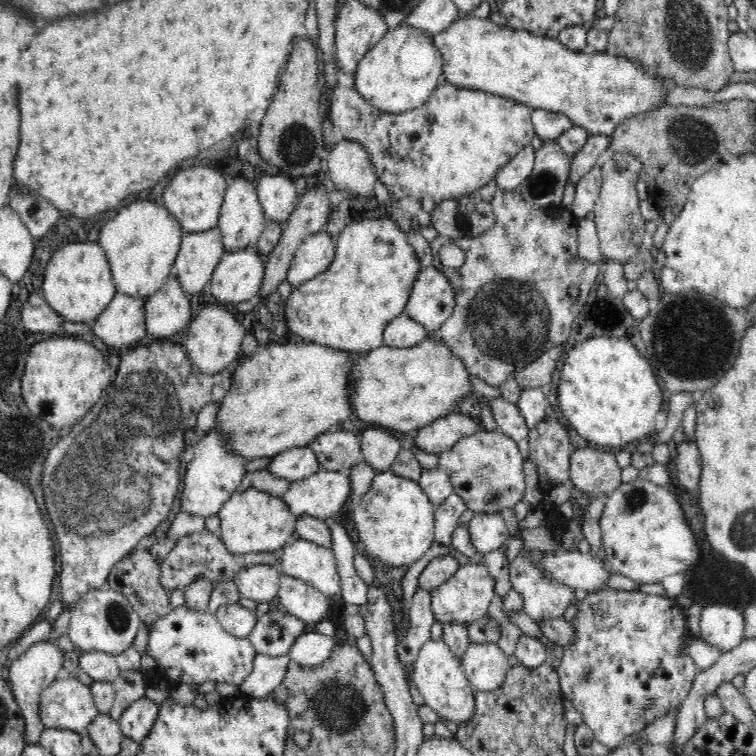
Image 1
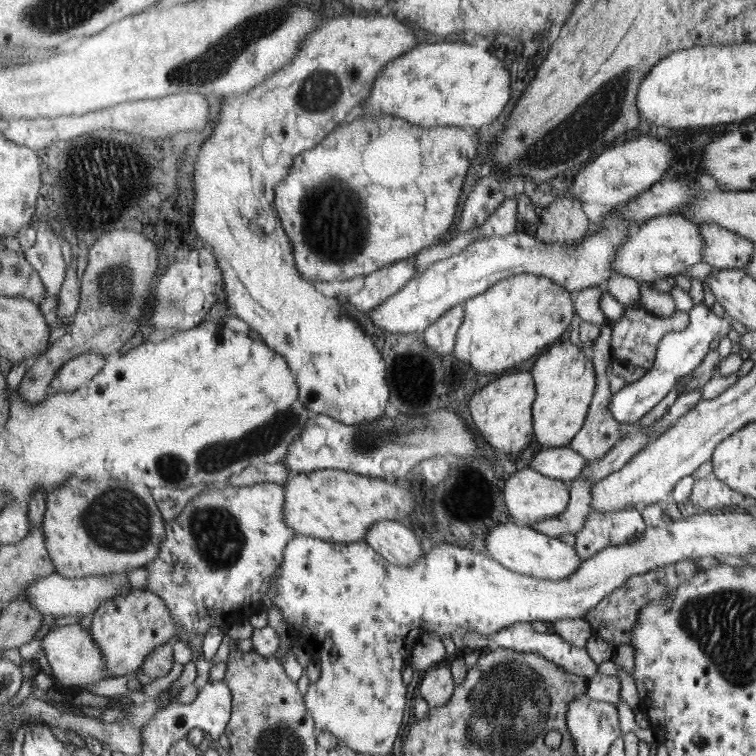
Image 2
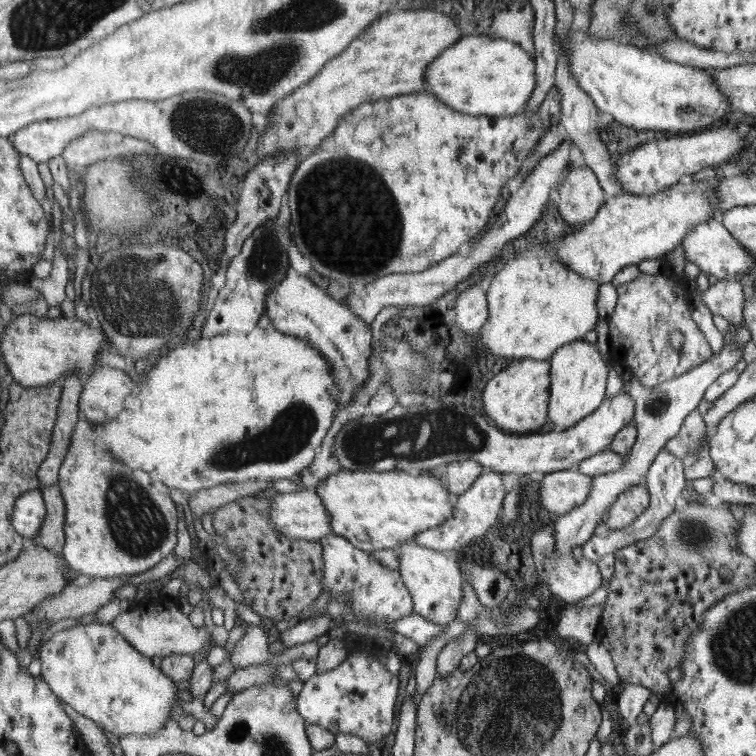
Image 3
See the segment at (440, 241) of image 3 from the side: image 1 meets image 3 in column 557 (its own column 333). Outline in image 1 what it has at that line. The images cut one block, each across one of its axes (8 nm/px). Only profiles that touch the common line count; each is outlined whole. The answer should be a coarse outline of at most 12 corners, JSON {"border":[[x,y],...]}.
{"border":[[337,72],[329,114],[392,198],[475,195],[531,108],[443,79],[387,113]]}

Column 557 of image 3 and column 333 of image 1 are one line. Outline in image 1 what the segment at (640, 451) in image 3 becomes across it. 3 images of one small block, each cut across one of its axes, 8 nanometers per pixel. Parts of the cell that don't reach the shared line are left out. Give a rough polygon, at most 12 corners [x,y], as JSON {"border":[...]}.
{"border":[[335,517],[326,520],[344,603],[366,606],[368,585],[353,563],[360,550]]}

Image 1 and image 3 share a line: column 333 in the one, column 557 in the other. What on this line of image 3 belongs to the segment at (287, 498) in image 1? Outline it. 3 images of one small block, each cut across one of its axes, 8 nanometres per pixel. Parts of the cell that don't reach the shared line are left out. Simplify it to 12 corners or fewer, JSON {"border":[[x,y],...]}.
{"border":[[546,473],[540,504],[559,517],[583,505],[592,478]]}

